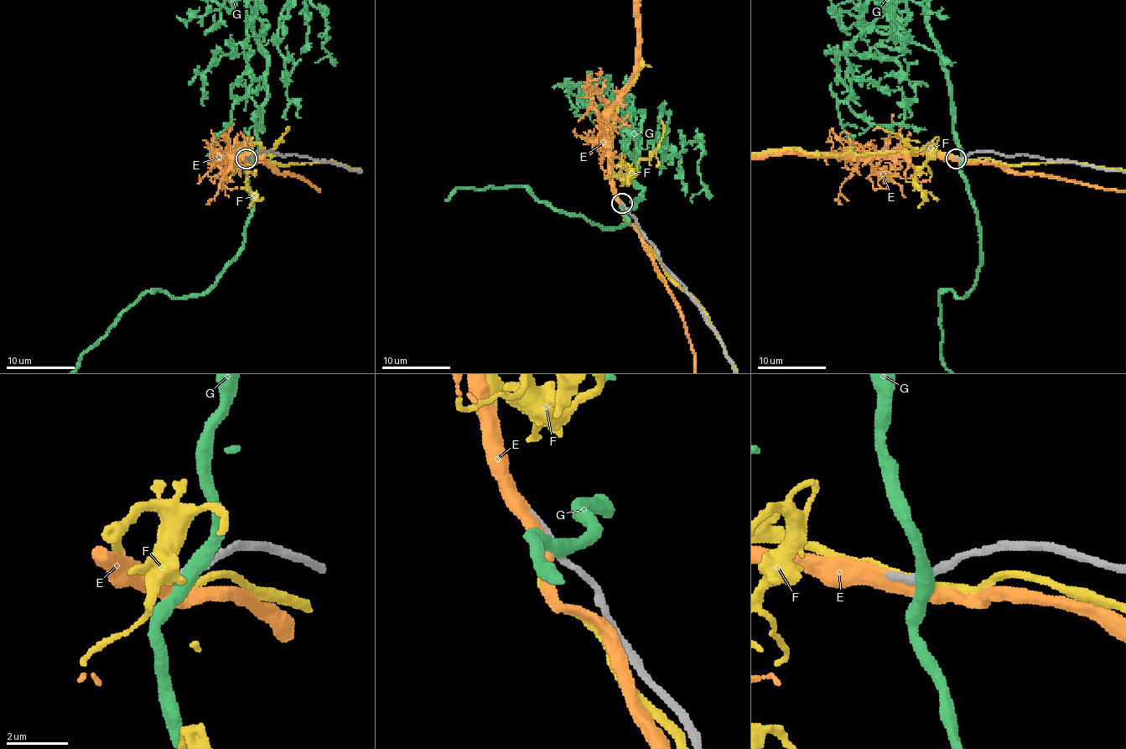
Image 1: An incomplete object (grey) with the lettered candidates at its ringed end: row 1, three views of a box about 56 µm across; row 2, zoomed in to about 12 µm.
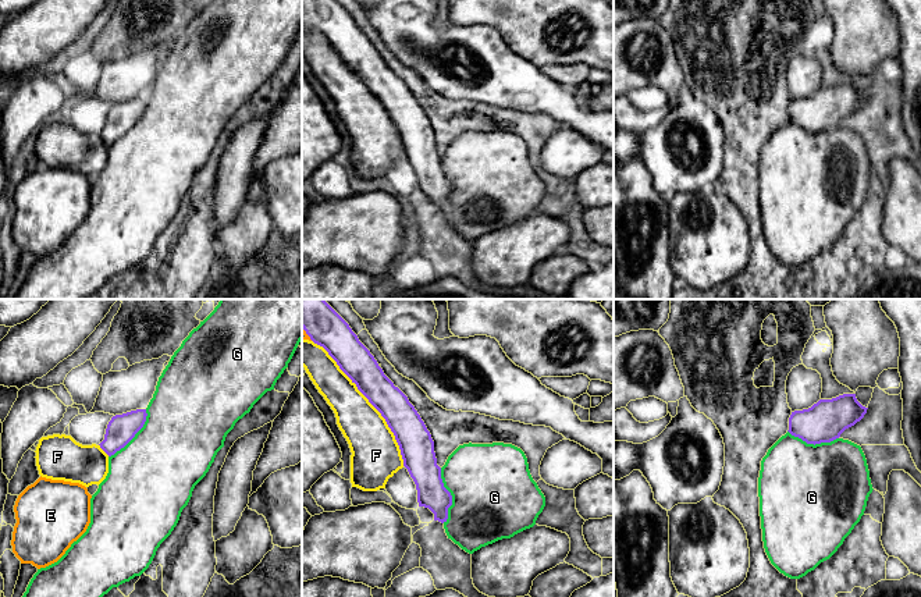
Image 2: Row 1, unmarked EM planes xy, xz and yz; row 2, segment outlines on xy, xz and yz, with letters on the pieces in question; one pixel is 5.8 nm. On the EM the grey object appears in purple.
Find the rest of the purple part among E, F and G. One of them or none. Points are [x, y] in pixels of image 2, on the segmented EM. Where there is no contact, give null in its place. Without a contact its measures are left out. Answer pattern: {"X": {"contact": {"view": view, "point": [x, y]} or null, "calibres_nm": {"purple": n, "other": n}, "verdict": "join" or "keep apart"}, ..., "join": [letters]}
{"E": {"contact": {"view": "xz", "point": [306, 333]}, "calibres_nm": {"purple": 260, "other": 50}, "verdict": "join"}, "F": {"contact": {"view": "xz", "point": [369, 401]}, "calibres_nm": {"purple": 190, "other": 260}, "verdict": "keep apart"}, "G": {"contact": {"view": "xz", "point": [451, 496]}, "calibres_nm": {"purple": 180, "other": 480}, "verdict": "keep apart"}, "join": ["E"]}

